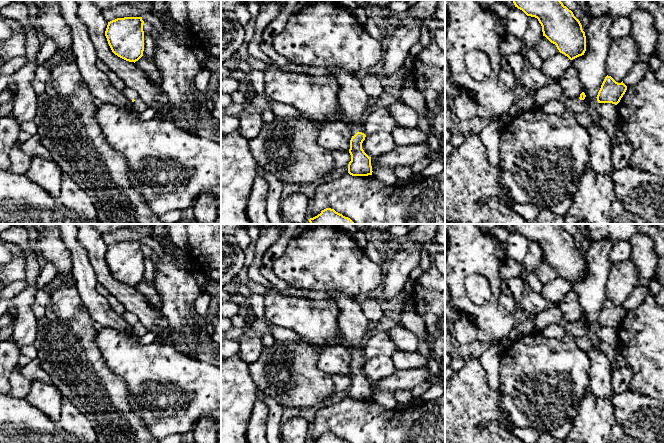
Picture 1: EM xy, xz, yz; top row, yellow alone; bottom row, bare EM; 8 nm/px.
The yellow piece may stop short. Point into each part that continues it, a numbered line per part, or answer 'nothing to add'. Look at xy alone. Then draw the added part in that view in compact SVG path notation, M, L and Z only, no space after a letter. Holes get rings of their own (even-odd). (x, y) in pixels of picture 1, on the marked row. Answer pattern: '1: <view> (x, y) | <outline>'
1: xy (129, 93) | M126 87L126 88L122 91L122 93L123 93L124 96L125 96L128 100L130 100L130 101L132 101L133 99L134 99L135 101L139 99L137 92L136 92L135 90L133 90L133 89L129 88L129 87Z

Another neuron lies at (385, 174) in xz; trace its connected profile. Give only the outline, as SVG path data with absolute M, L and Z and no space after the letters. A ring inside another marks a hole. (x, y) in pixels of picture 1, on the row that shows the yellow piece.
M389 166L379 167L372 172L372 176L384 184L396 185L398 183L398 179L395 176L394 167Z

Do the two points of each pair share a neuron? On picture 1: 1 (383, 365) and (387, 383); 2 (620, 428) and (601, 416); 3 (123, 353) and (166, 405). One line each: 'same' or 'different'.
1: different
2: different
3: same

